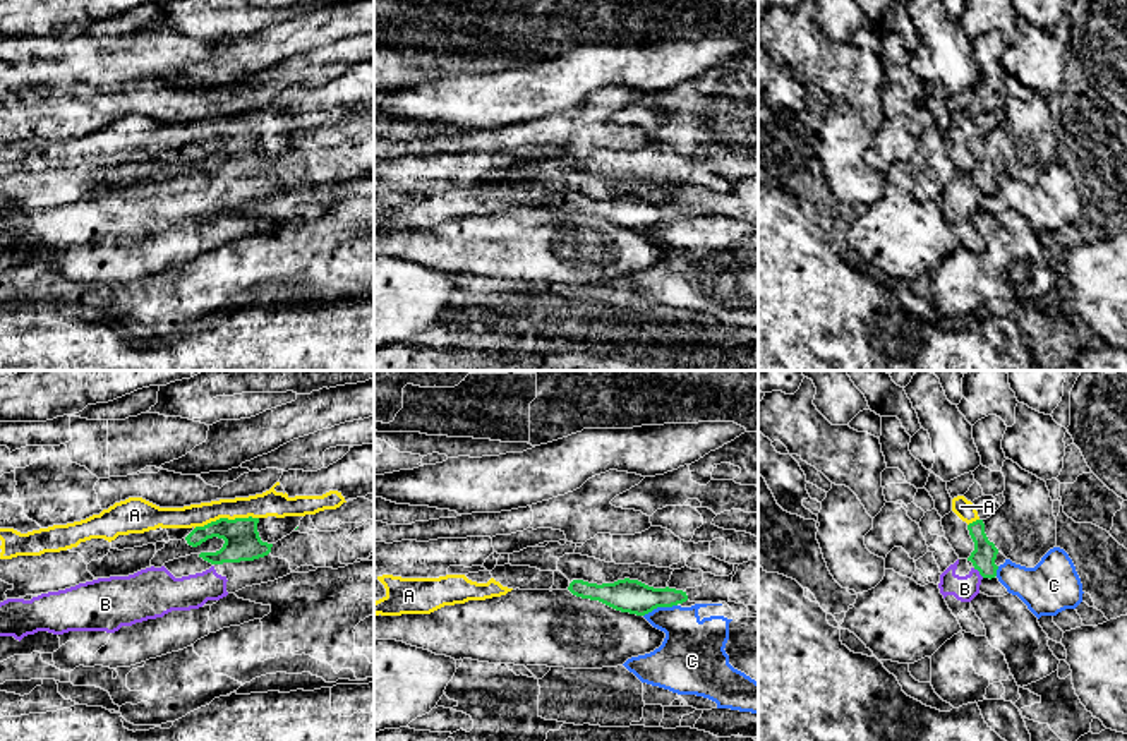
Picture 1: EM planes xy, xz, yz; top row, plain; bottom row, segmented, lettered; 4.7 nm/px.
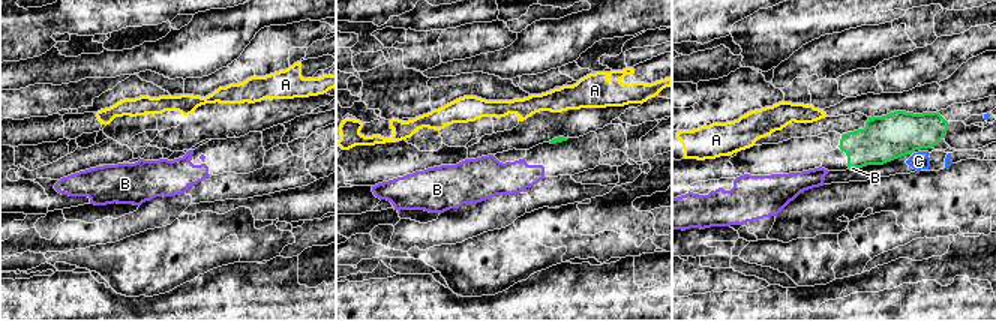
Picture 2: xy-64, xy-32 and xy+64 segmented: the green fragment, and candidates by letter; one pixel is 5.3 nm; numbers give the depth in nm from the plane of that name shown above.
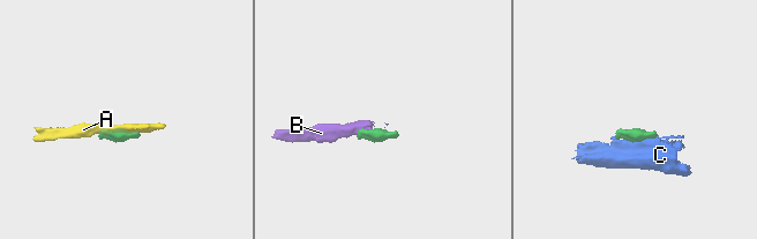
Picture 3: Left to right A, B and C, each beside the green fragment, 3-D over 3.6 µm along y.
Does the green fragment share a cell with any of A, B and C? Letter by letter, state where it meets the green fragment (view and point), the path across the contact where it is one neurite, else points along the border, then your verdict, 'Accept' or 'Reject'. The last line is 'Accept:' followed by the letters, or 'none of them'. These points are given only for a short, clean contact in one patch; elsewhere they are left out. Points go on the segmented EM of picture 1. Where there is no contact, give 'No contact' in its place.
A: Touches green at xy (225, 518). Boundary: xy (258, 517), (216, 518), (194, 529). Reject
B: Touches green at yz (978, 570). Path across: yz (983, 556), (978, 570), (964, 589). Accept
C: Touches green at xz (659, 606). Boundary: xz (676, 604), (654, 608), (644, 616). Reject
Accept: B

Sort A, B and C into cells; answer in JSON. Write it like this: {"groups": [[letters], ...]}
{"groups": [["A"], ["B"], ["C"]]}

